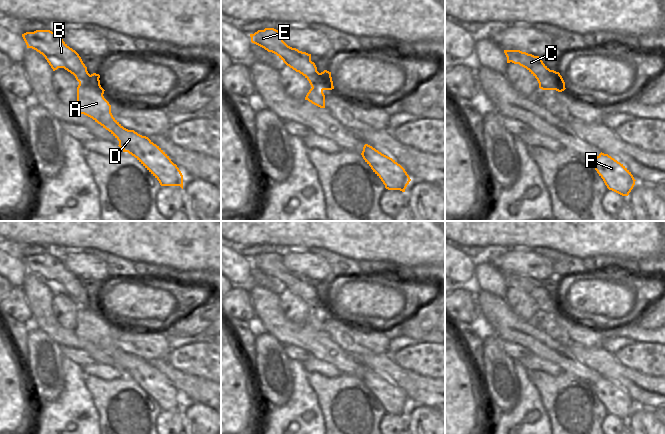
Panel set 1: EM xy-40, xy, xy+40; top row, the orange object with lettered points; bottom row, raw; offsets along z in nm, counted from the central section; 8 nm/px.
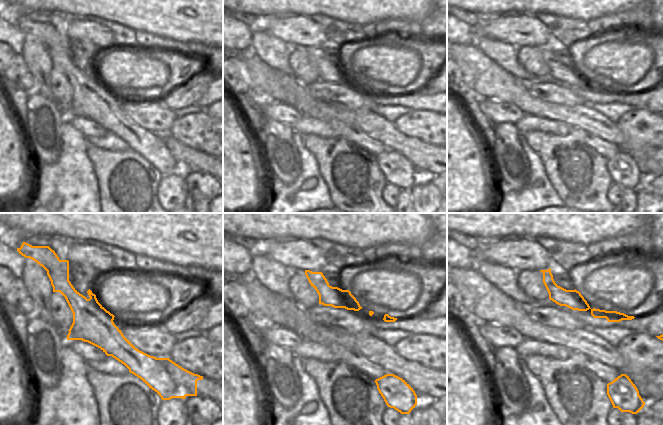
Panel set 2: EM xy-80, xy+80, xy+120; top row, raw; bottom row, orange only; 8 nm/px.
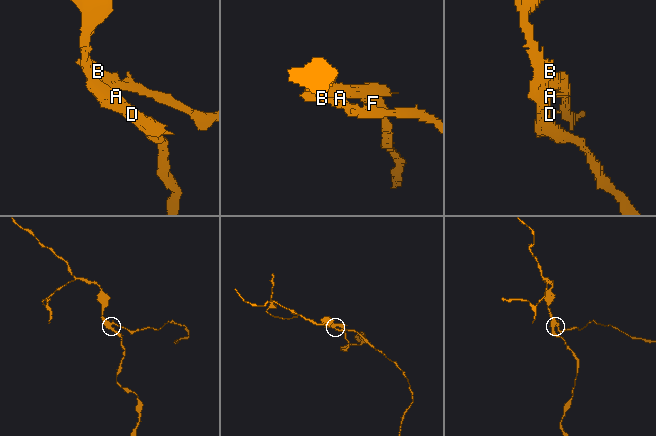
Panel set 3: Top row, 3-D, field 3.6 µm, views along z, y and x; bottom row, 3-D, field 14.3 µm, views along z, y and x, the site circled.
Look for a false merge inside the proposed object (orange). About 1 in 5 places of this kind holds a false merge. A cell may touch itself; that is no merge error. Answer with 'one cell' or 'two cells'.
two cells

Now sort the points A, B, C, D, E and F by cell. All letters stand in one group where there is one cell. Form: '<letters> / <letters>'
A B D E F / C

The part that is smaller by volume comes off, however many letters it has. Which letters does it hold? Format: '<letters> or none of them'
C

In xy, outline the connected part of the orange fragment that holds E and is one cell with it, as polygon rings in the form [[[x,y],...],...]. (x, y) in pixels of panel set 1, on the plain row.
[[[265,252],[250,258],[251,266],[276,278],[287,290],[300,296],[297,285],[300,281],[299,274],[288,270],[283,265],[283,256],[274,252]]]

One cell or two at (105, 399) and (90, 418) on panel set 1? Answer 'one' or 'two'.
two

